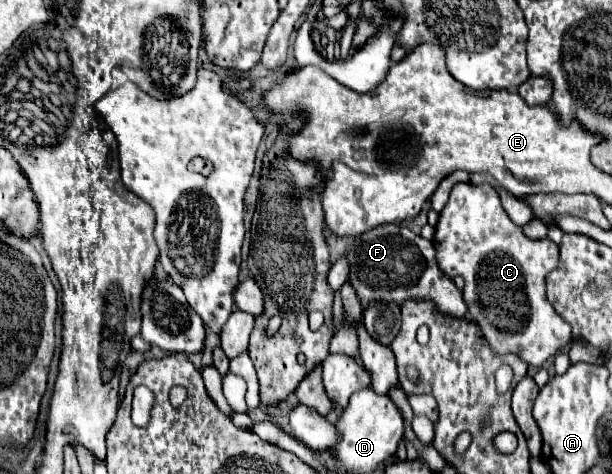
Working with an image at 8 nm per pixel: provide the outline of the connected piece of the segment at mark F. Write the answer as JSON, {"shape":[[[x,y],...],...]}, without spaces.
{"shape":[[[382,224],[374,230],[368,230],[356,238],[354,246],[346,254],[350,260],[348,280],[356,288],[362,308],[366,308],[368,302],[380,300],[402,304],[408,298],[430,298],[442,312],[448,312],[456,318],[466,316],[468,312],[466,302],[462,300],[462,290],[456,288],[452,278],[442,276],[442,270],[436,262],[434,242],[414,234],[406,226]]]}

